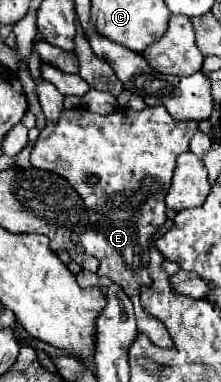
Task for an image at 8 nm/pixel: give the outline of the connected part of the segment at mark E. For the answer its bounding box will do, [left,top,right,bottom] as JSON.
[32,106,198,348]

